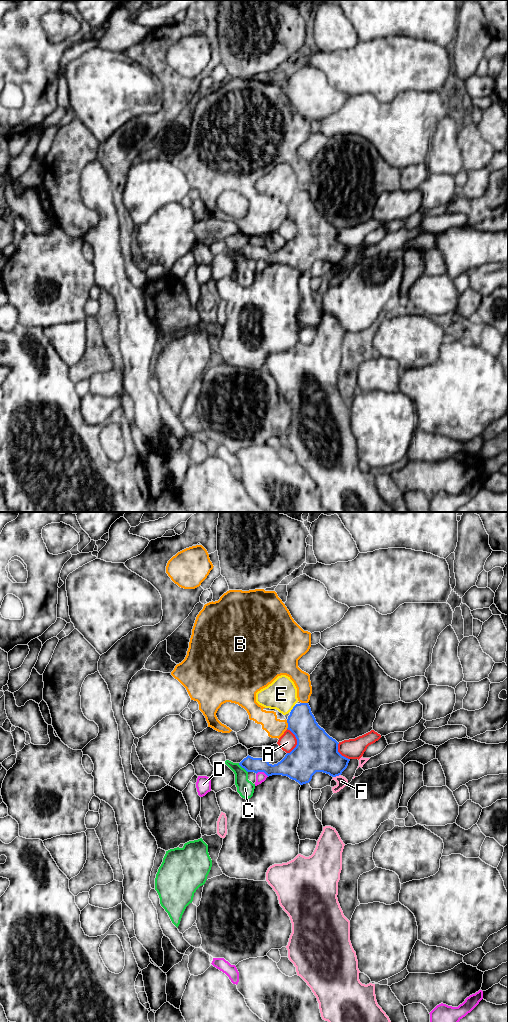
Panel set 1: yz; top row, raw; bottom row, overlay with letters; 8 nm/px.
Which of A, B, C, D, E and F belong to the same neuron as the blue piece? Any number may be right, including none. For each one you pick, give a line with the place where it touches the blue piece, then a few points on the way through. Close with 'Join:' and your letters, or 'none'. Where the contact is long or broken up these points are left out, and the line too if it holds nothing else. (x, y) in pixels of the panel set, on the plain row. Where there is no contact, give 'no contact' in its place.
E: yz (293, 196) | across yz (301, 210), (300, 203), (293, 196), (281, 182)
Join: E

